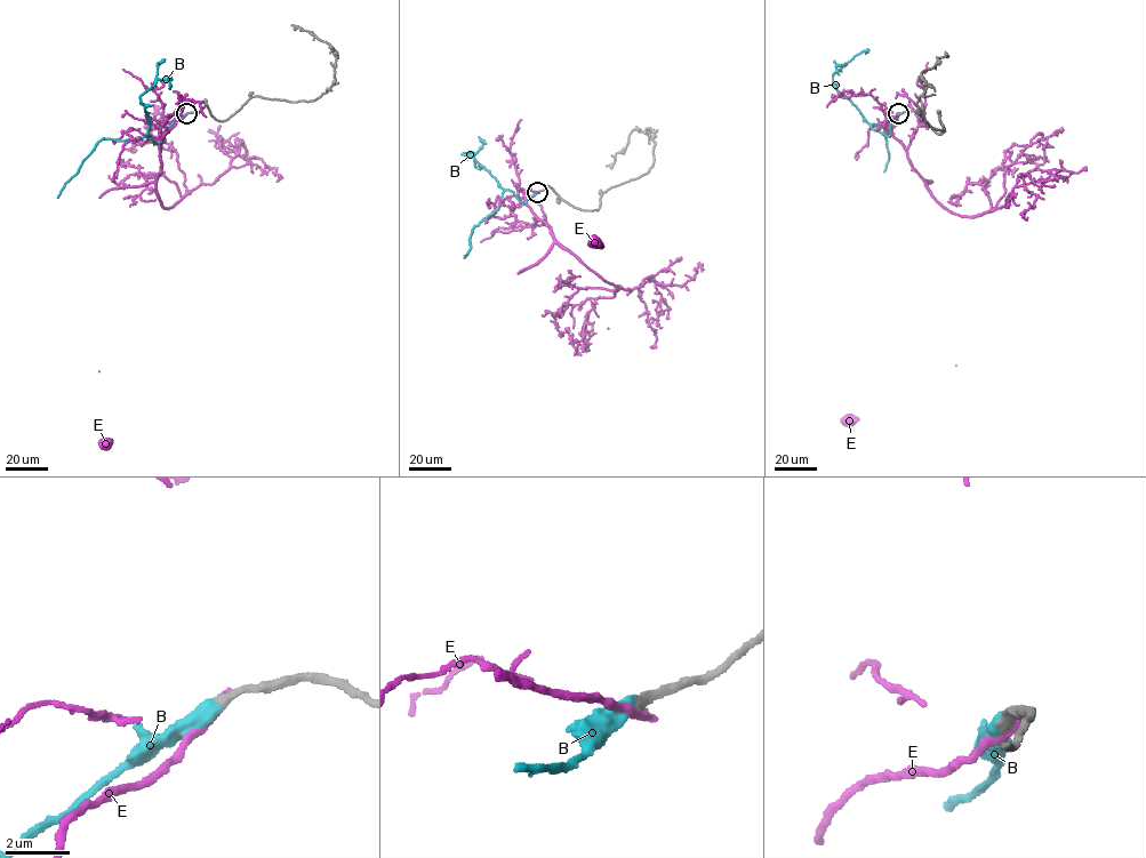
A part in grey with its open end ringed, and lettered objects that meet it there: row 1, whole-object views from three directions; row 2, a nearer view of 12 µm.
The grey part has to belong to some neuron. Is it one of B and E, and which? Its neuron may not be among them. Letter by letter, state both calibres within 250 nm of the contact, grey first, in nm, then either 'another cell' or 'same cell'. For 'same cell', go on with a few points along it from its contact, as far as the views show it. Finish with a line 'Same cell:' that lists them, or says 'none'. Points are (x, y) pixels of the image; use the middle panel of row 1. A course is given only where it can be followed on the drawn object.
B: 360 nm thick on the grey side, 550 nm on the other; same cell; it runs (537, 192), (523, 203), (507, 190), (504, 191), (498, 208), (474, 225), (471, 247), (464, 257)
E: 360 nm thick on the grey side, 340 nm on the other; another cell
Same cell: B

